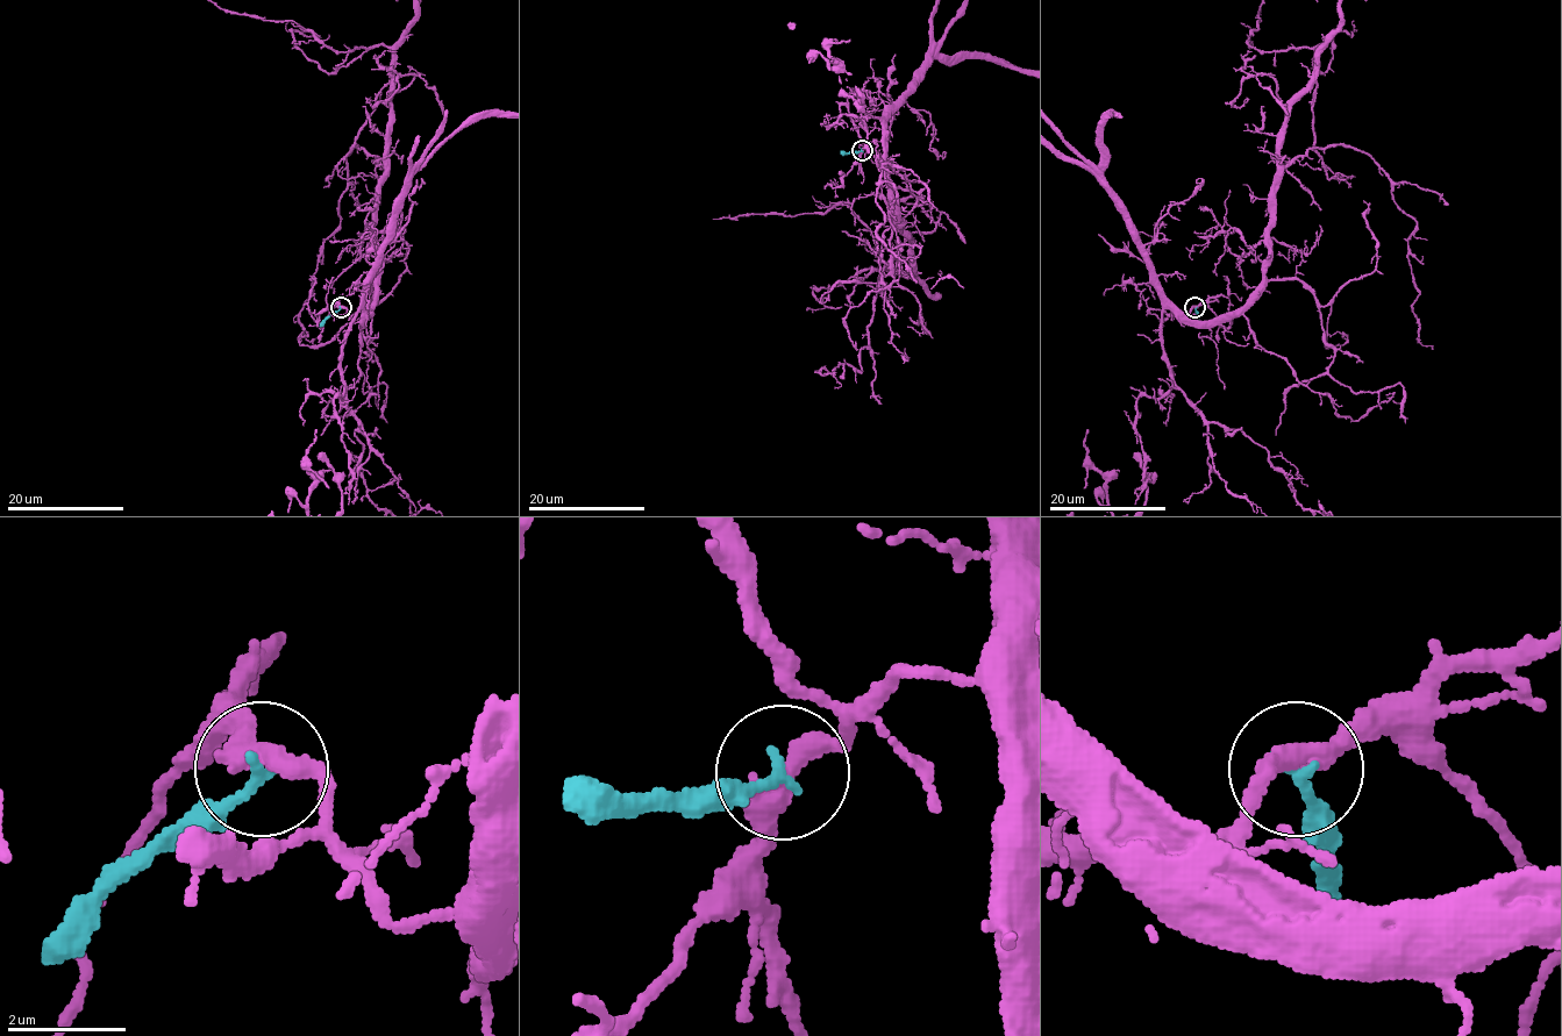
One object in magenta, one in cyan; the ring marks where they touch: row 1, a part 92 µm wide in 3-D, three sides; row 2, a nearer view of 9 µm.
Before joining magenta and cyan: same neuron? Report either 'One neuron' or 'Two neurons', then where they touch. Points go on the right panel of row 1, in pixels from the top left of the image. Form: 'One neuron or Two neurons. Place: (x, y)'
Two neurons. Place: (1195, 307)

